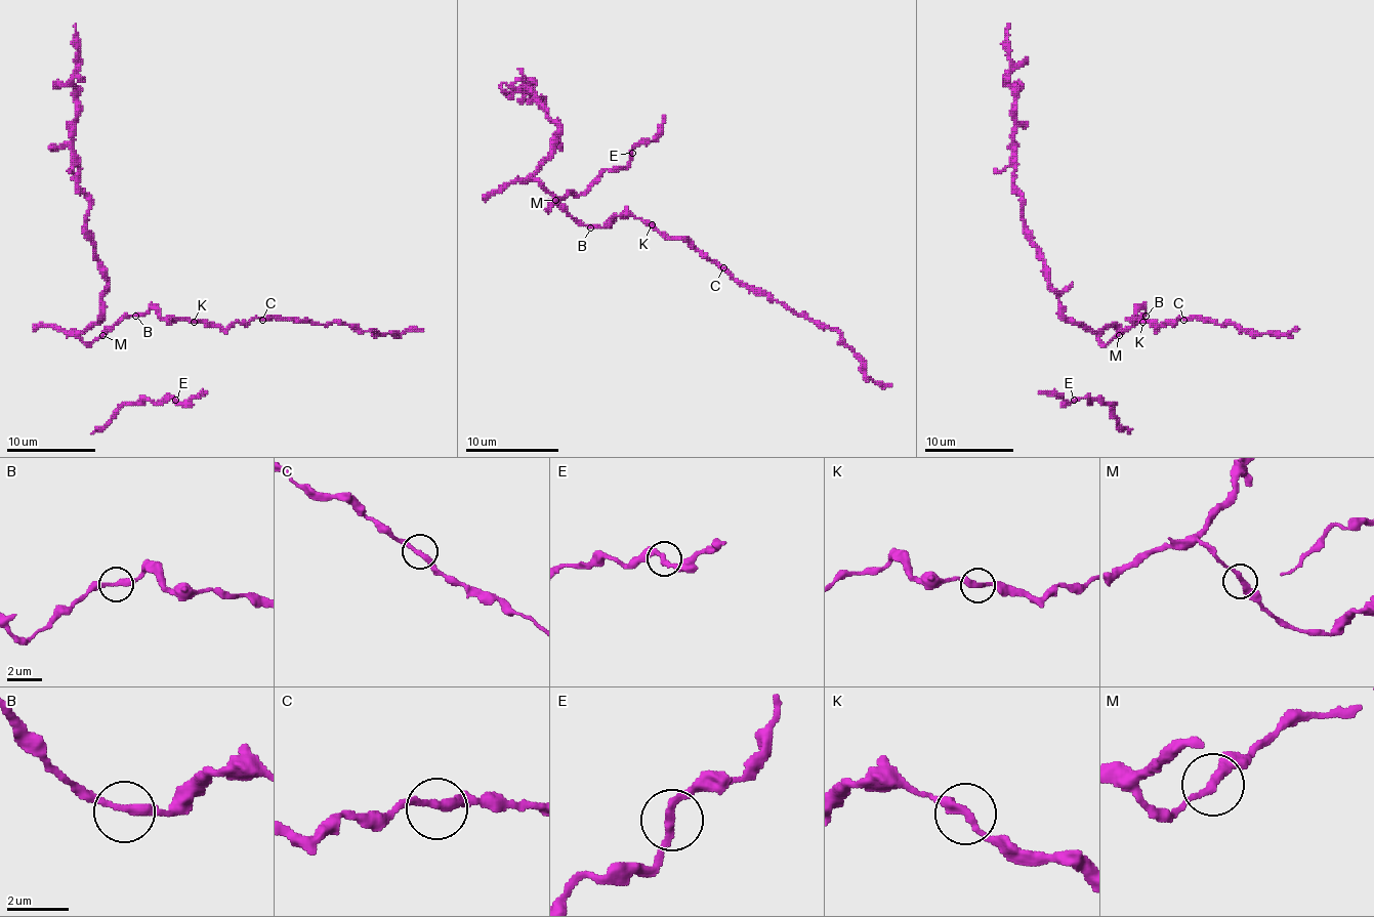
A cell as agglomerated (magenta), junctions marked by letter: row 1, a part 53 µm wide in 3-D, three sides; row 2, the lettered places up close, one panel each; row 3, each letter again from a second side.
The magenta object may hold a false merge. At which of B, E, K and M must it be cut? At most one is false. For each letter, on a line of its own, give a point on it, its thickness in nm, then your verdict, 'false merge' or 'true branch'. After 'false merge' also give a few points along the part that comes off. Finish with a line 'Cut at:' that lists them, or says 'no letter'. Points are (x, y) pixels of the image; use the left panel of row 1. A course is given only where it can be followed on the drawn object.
B: at (135, 316); 280 nm thick; true branch
E: at (175, 400); 260 nm thick; true branch
K: at (194, 322); 280 nm thick; false merge; foreign part runs (194, 322), (230, 329), (254, 318), (287, 318), (316, 325), (342, 322), (357, 331), (401, 333), (423, 329)
M: at (102, 335); 280 nm thick; true branch
Cut at: K

